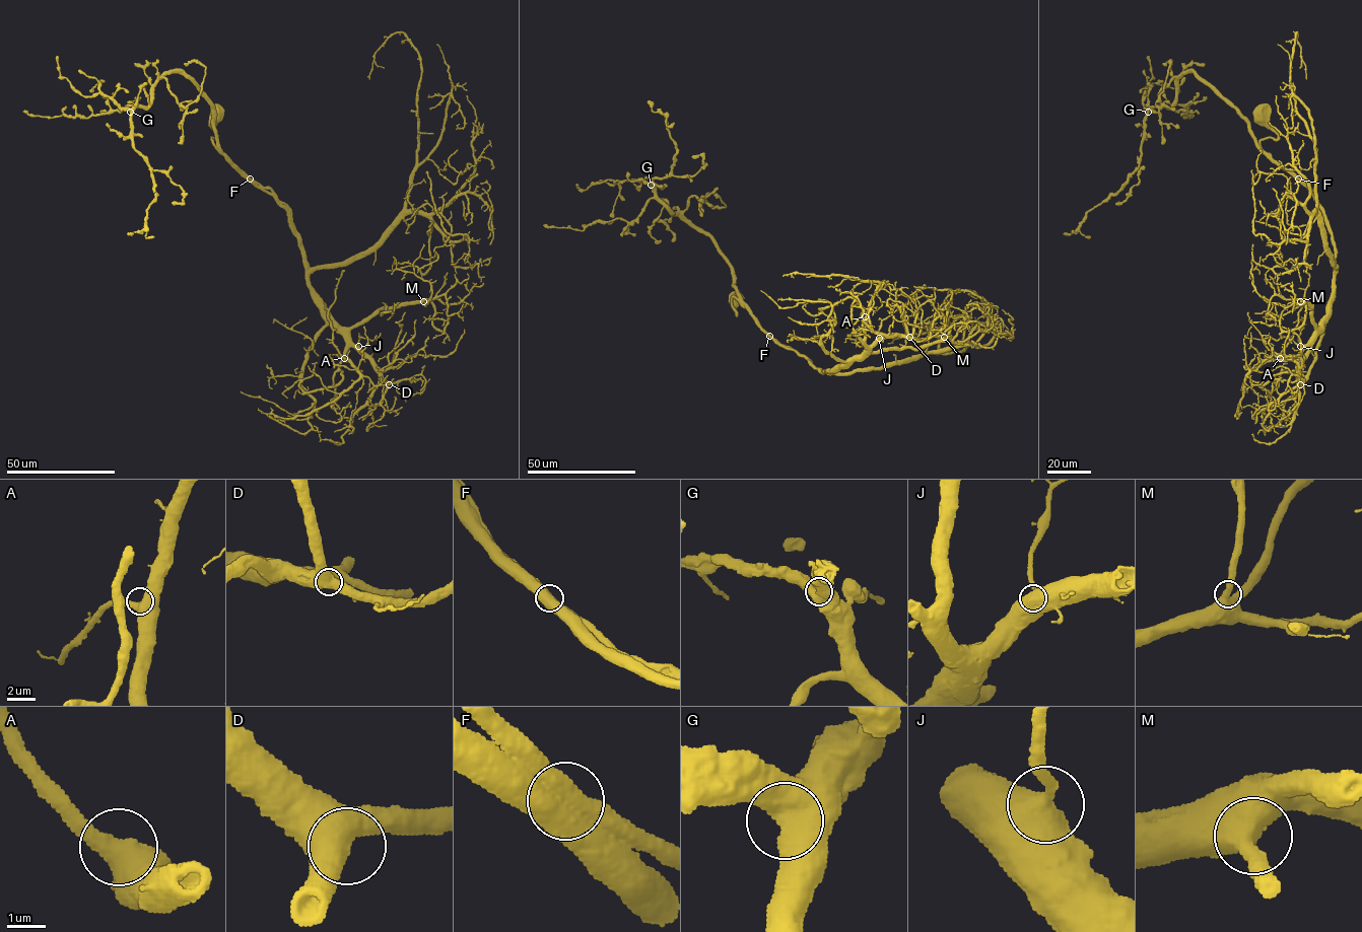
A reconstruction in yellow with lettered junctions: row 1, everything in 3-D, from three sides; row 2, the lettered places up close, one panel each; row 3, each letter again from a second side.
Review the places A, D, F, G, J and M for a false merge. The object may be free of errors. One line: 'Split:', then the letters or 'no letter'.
Split: no letter

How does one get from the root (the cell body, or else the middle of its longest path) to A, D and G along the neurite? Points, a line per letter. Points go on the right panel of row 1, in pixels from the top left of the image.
A: (1261, 115), (1278, 138), (1260, 147), (1311, 193), (1335, 247), (1335, 290), (1311, 349), (1280, 358)
D: (1261, 115), (1278, 138), (1263, 138), (1260, 147), (1311, 193), (1335, 247), (1334, 292), (1302, 350), (1300, 384)
G: (1261, 115), (1278, 136), (1263, 138), (1262, 150), (1249, 125), (1194, 72), (1178, 79), (1169, 108), (1148, 112)

